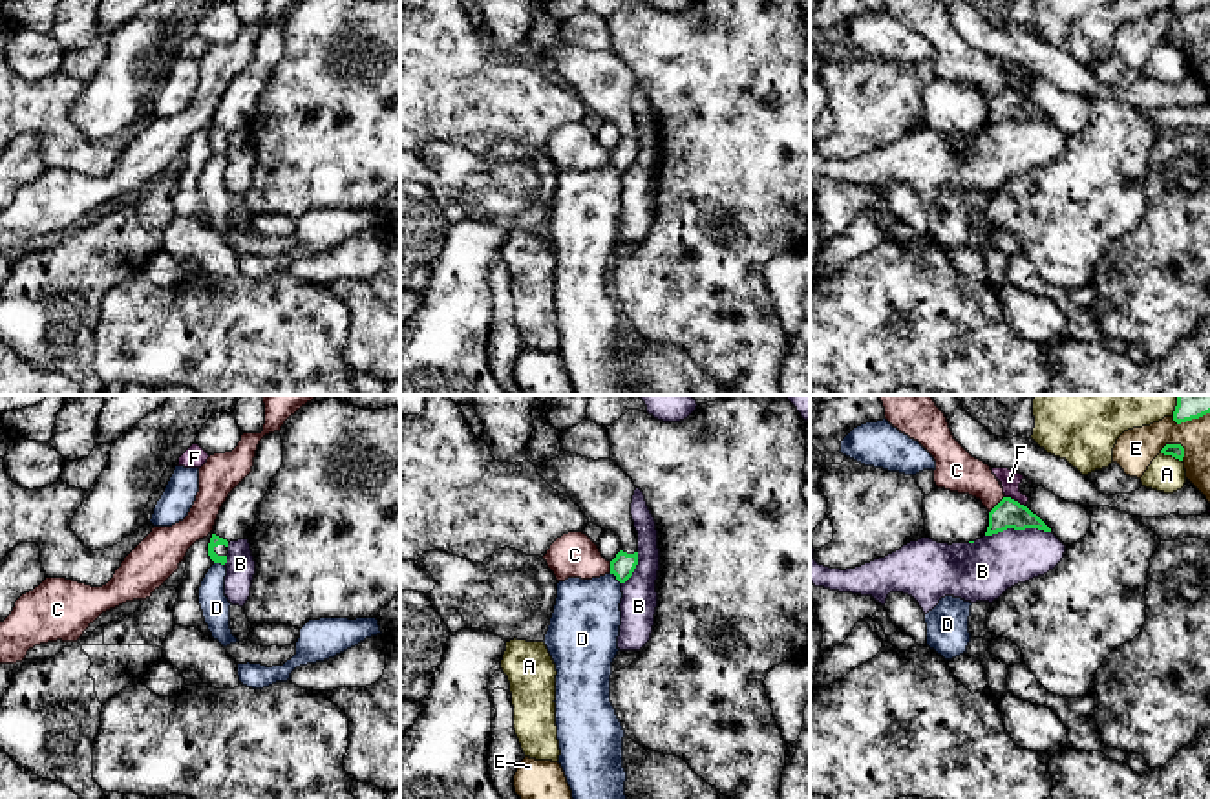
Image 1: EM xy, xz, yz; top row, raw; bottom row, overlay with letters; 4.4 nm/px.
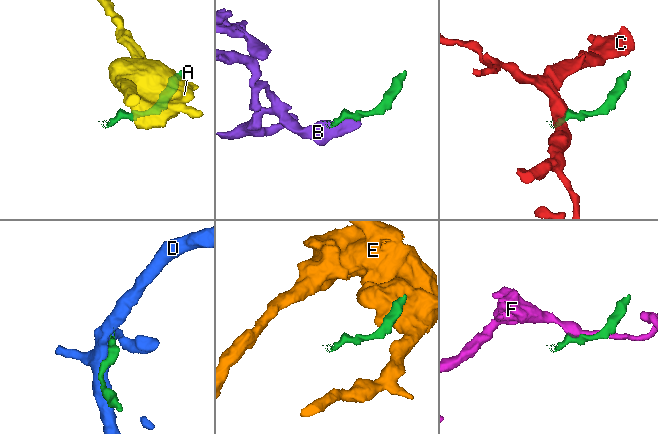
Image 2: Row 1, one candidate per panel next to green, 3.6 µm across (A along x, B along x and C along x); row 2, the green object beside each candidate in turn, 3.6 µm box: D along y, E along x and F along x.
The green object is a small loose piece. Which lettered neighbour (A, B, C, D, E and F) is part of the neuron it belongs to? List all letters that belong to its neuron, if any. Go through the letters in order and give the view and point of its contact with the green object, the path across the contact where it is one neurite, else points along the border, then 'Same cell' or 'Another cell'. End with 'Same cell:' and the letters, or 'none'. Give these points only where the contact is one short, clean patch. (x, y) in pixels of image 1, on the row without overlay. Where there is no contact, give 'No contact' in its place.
A: Touches green at yz (1172, 46). Another cell
B: Touches green at yz (1017, 119). Another cell
C: Touches green at yz (997, 95). Boundary: yz (1004, 86), (989, 103). Another cell
D: Touches green at xz (616, 169). Another cell
E: Touches green at yz (1172, 35). Another cell
F: Touches green at yz (1013, 90). Another cell
Same cell: none

